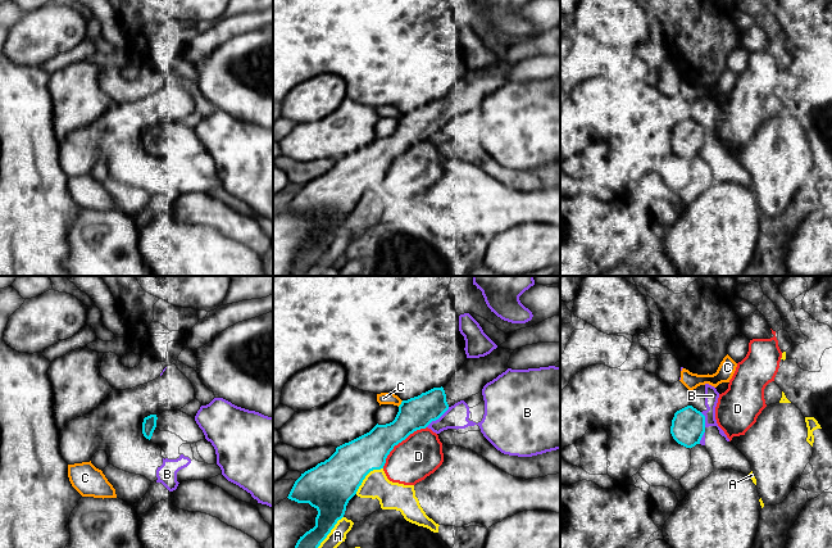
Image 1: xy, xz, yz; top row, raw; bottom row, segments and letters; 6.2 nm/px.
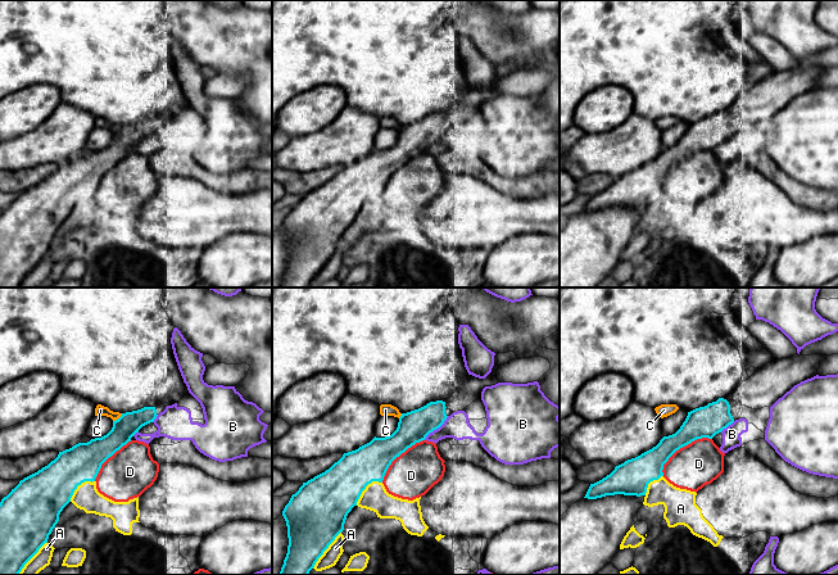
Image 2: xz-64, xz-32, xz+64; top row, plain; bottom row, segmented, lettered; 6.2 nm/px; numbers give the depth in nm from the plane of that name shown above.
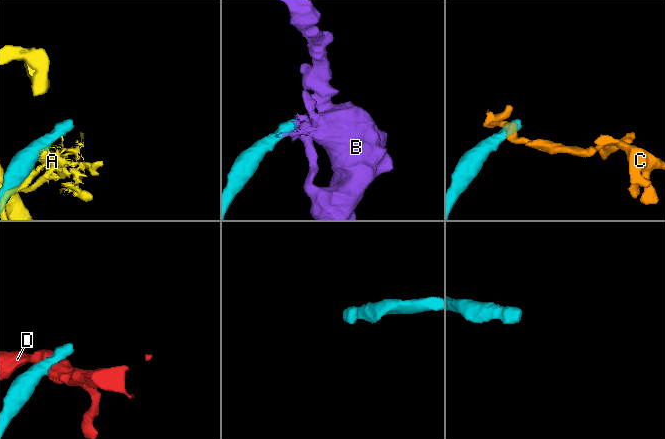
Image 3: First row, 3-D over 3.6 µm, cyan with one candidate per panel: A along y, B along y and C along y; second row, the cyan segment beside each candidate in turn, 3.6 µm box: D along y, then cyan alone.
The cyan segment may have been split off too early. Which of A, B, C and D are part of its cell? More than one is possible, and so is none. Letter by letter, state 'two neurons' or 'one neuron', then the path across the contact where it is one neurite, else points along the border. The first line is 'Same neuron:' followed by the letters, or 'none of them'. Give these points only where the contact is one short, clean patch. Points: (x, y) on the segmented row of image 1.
Same neuron: none of them
A: two neurons
B: two neurons
C: two neurons | along xz (403, 401), (398, 406)
D: two neurons

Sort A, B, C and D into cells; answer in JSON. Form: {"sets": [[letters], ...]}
{"sets": [["A"], ["B"], ["C"], ["D"]]}

